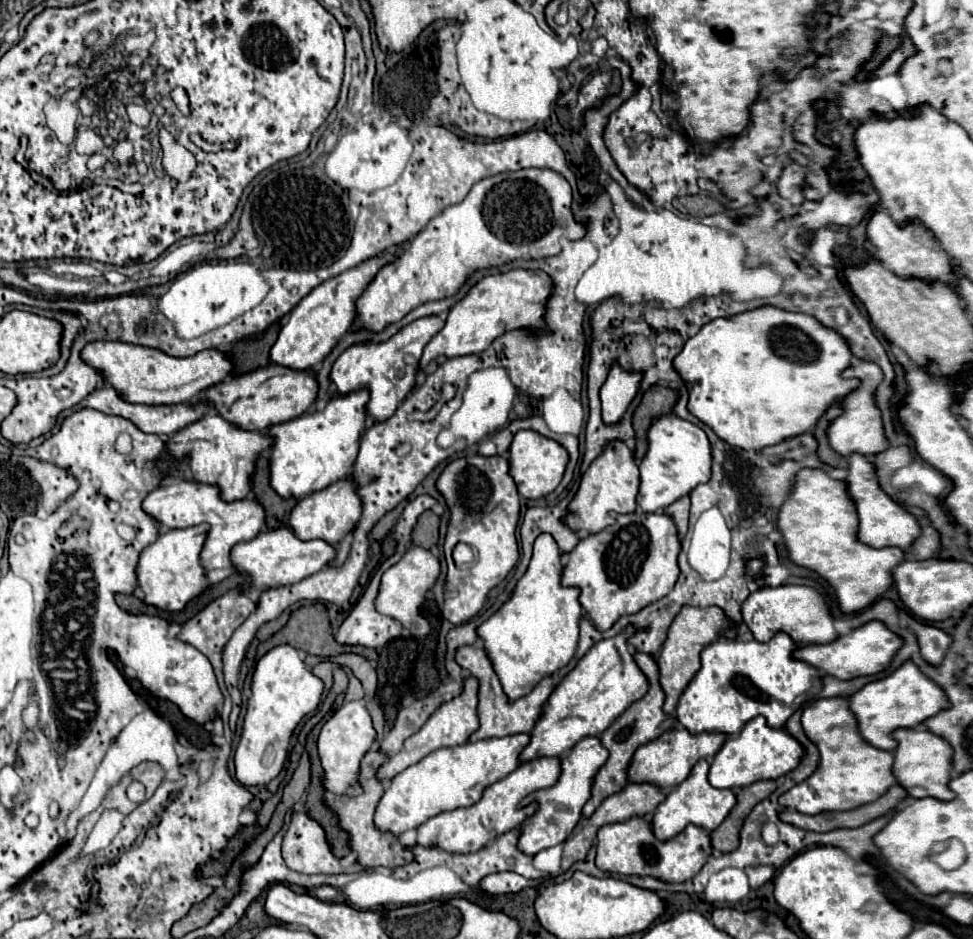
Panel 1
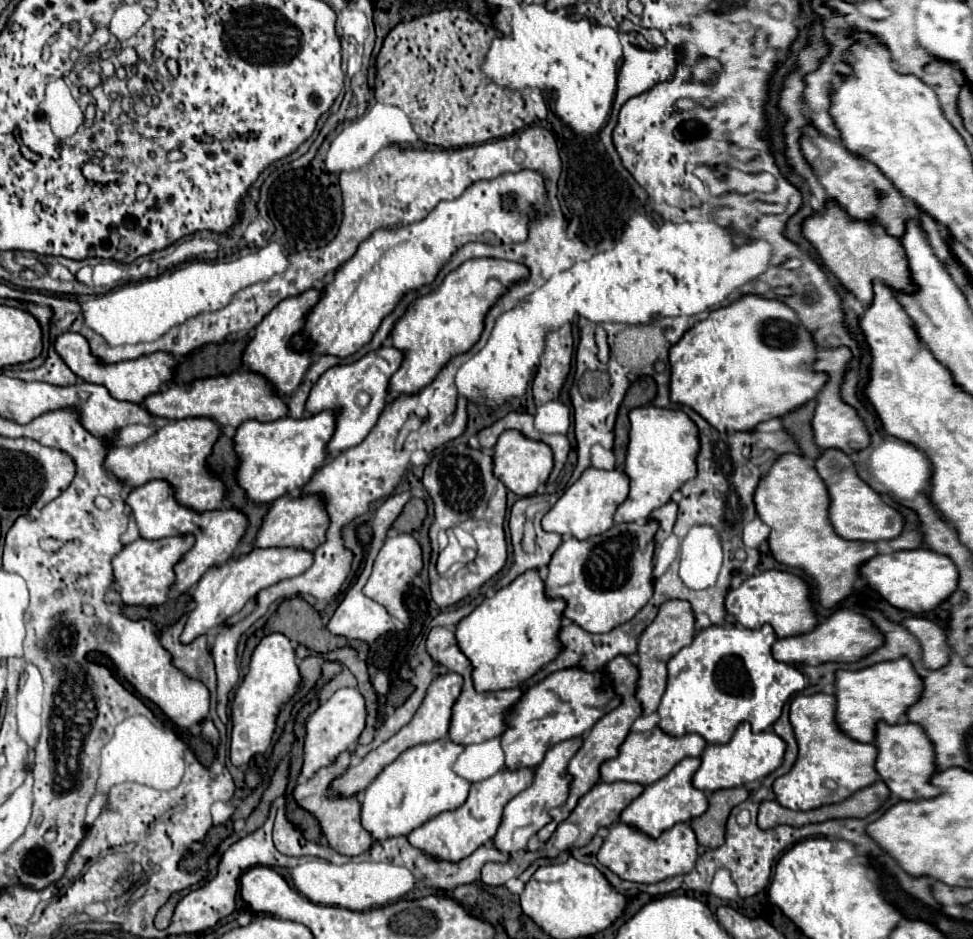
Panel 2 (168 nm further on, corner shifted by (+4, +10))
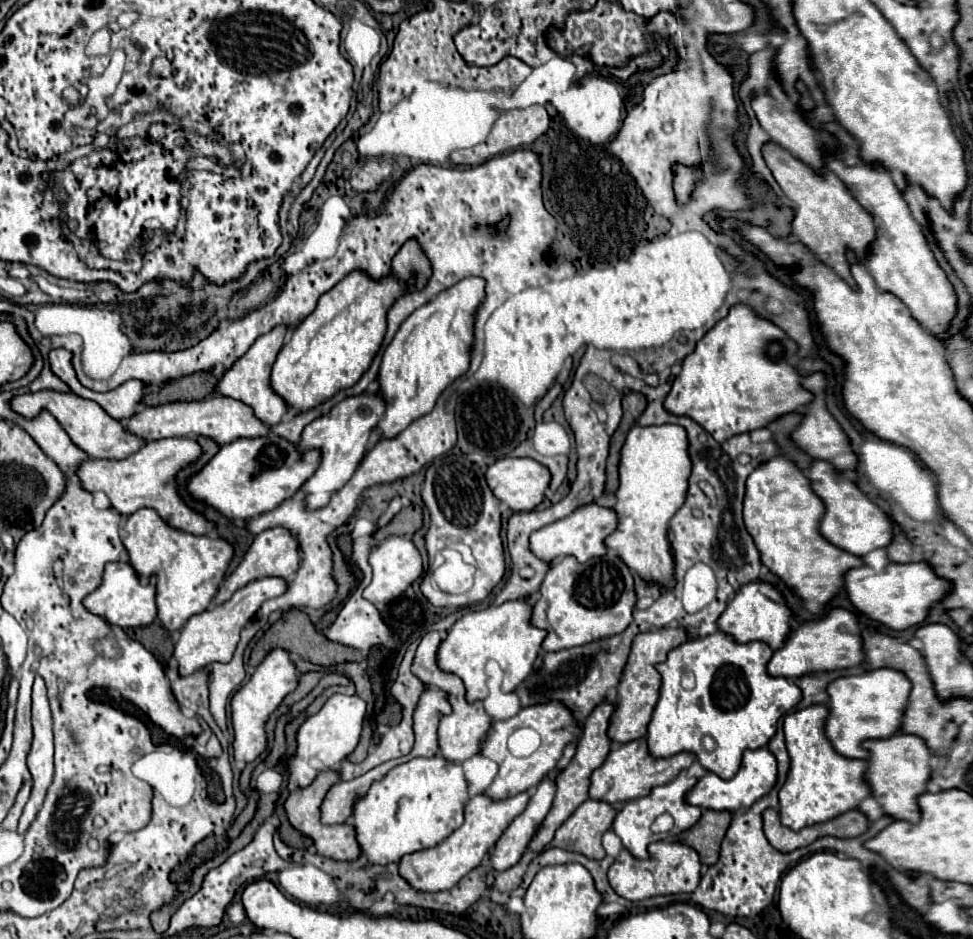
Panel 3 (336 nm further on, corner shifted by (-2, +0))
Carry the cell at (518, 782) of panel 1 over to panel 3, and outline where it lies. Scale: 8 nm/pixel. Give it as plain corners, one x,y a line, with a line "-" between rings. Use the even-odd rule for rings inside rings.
527,791
501,801
491,799
487,795
473,795
465,805
465,823
435,847
401,857
399,873
417,891
443,891
455,887
469,871
481,865
483,857
489,853
489,849
495,847
497,839
503,835
507,825
527,807
527,801
529,801

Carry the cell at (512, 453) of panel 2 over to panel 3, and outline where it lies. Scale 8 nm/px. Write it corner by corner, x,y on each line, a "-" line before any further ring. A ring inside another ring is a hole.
503,457
487,469
485,477
487,477
487,483
489,483
493,495
517,513
533,511
543,501
545,491
549,487
549,469
529,457

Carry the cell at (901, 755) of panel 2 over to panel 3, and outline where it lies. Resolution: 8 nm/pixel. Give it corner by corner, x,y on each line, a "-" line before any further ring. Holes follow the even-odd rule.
897,733
887,739
867,739
863,741
863,747
871,753
865,777
873,789
873,797
881,803
887,815
917,823
921,819
921,807
917,799
927,791
927,781
931,777
931,751
927,743
917,735

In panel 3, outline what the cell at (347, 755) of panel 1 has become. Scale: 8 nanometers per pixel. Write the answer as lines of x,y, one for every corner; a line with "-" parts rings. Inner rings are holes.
333,695
317,715
307,717
297,733
297,755
289,759
289,791
309,787
309,783
313,783
313,779
319,775
319,771
311,765
313,757
317,757
325,767
337,767
341,761
345,761
359,743
363,719
365,701
357,695

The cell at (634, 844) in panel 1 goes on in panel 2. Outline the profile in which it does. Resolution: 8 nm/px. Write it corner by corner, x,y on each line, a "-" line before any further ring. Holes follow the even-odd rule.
615,823
597,853
601,865
609,867
615,875
631,883
659,883
667,877
685,875
695,867
697,857
699,843
695,841
695,833
691,833
691,827
687,823
673,825
671,829
663,831
659,839
651,839
625,823

